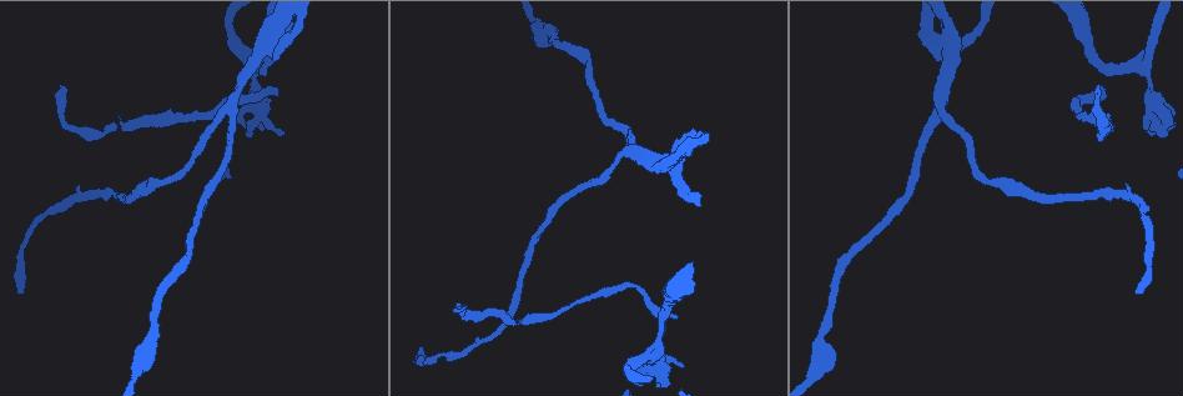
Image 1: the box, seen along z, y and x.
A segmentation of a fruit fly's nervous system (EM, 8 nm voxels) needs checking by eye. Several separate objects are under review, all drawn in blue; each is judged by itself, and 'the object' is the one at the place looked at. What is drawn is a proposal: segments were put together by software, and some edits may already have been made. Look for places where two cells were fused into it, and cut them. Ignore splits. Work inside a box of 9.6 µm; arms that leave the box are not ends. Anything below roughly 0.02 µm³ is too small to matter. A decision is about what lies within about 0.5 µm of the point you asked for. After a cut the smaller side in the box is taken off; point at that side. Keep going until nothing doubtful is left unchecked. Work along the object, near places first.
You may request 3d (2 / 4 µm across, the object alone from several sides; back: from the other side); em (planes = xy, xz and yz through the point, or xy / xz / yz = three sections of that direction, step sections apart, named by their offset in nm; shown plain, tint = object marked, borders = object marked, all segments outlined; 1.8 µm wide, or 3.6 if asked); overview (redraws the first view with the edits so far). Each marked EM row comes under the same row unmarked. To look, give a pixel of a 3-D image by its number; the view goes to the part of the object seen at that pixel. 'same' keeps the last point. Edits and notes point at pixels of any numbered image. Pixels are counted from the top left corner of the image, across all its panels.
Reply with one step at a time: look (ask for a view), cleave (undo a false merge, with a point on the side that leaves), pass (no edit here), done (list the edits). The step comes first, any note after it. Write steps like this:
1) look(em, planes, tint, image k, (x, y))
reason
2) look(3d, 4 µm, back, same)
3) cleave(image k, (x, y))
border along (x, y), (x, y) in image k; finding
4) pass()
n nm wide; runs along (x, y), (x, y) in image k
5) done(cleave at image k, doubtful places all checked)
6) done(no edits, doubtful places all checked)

look(em, 3.6 µm, xz, step 16, tint, image 1, (639, 289))
thin neck

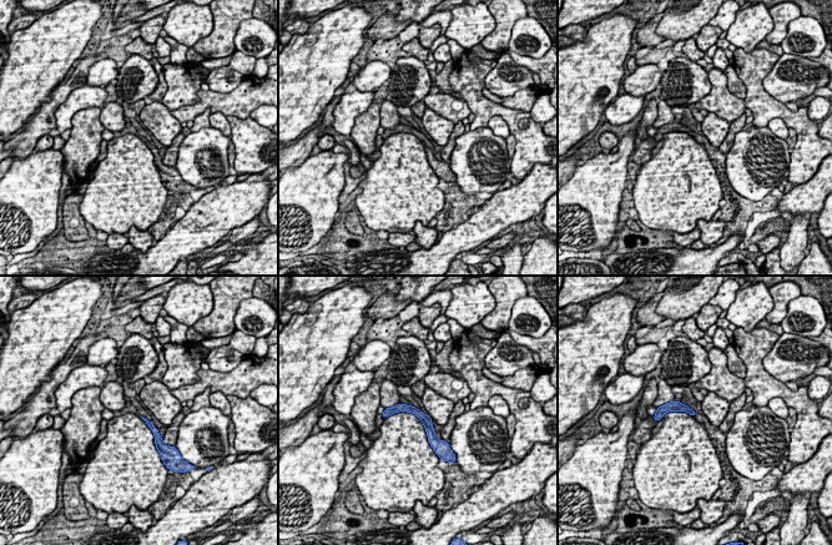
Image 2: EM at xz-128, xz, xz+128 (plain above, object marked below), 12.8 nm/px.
look(em, 3.6 µm, planes, borders, same)
another direction

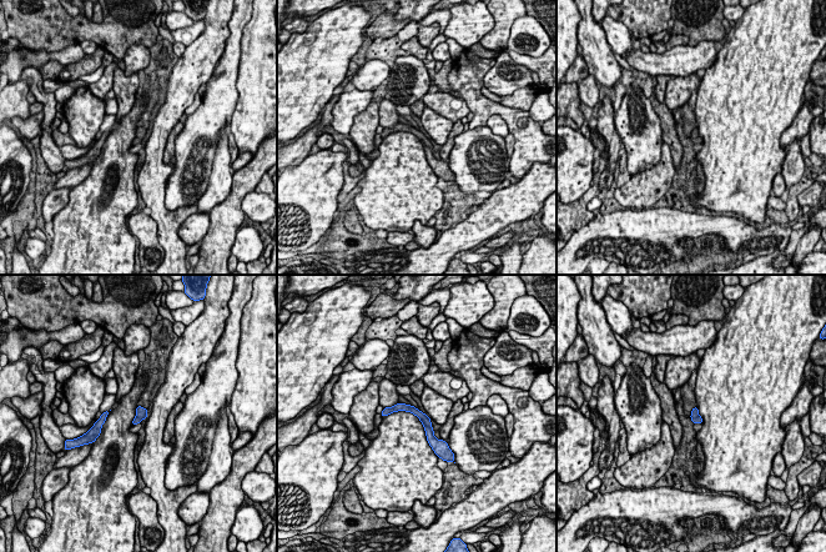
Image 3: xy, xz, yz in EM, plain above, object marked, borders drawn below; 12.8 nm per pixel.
pass()
one cell here

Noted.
look(em, planes, tint, image 1, (231, 108))
side arm on a straight run

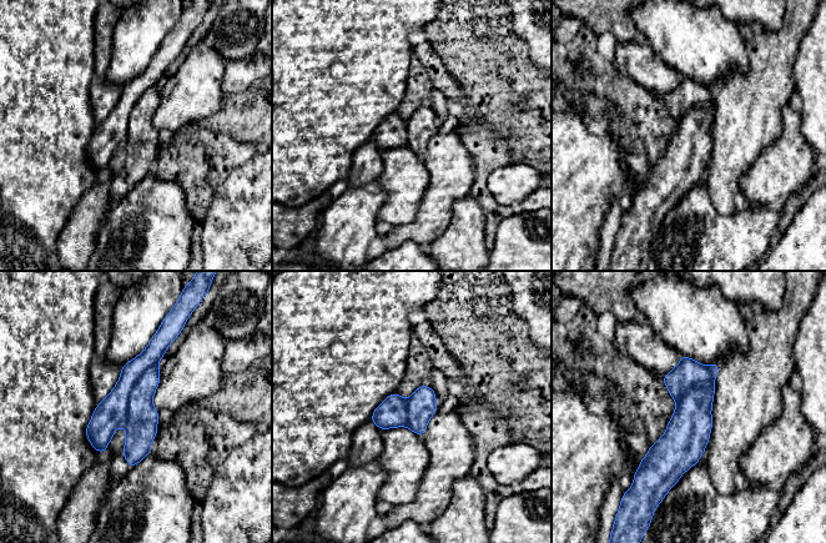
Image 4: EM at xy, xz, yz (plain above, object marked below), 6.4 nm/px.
pass()
runs along (715, 366), (694, 387), (665, 481) in image 4; all the same cell

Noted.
look(3d, 4 µm, back, image 1, (952, 44))
four arms meet

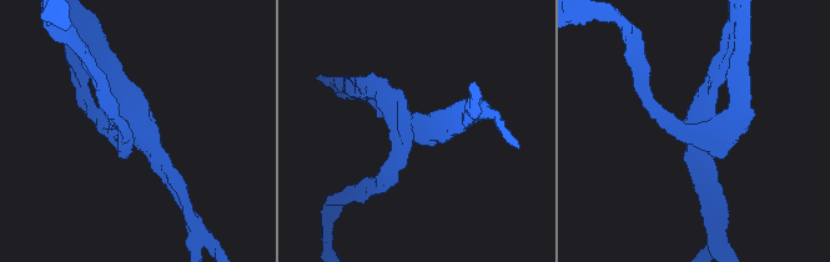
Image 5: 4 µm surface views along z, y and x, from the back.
look(em, yz, step 8, tint, image 5, (696, 131))

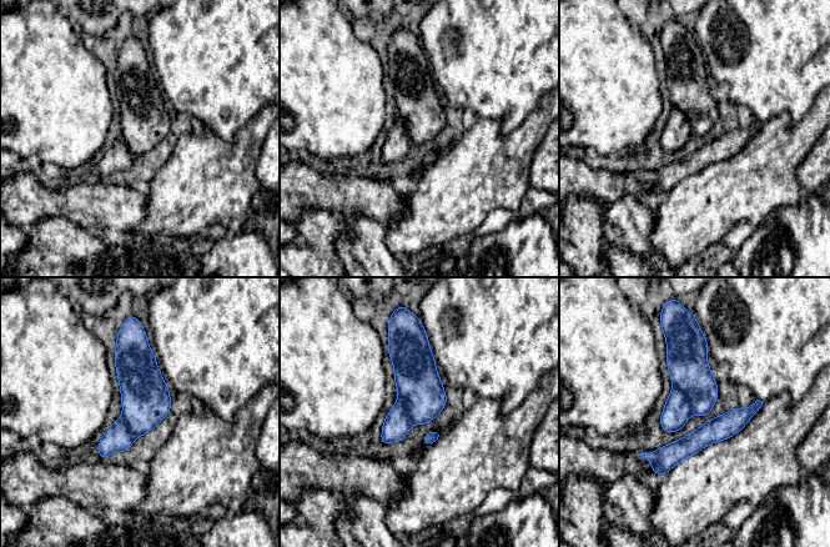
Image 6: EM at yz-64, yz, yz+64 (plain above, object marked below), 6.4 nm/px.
look(em, planes, tint, same)

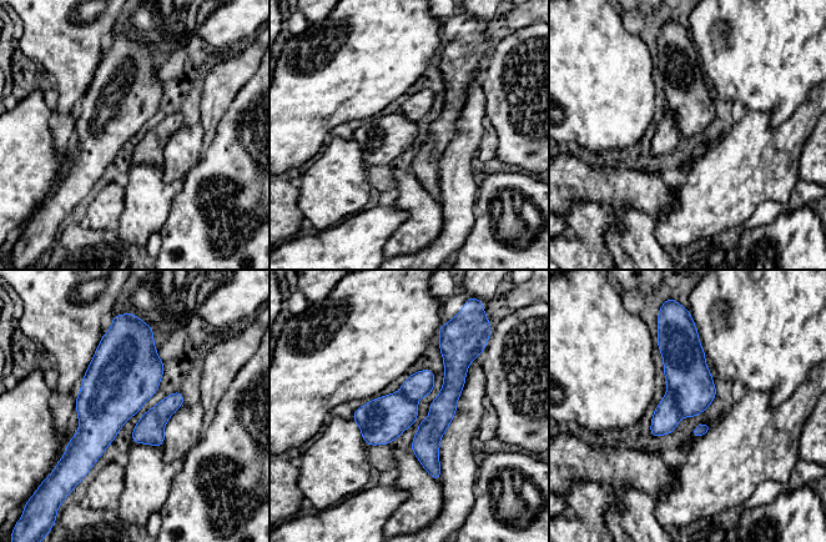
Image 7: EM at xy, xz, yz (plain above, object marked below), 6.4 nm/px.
pass()
280 nm wide; continuous, no second cell

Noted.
done(no edits, doubtful places all checked)

